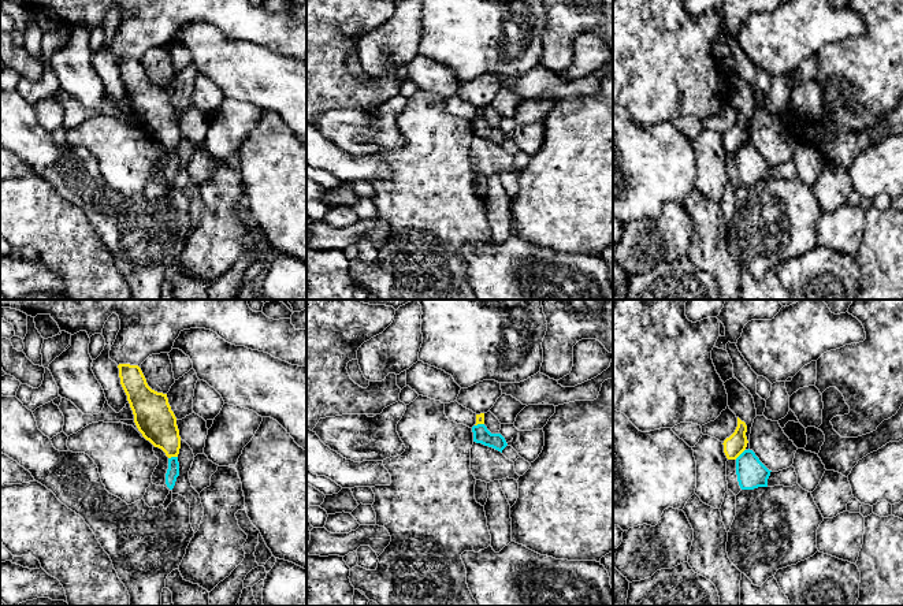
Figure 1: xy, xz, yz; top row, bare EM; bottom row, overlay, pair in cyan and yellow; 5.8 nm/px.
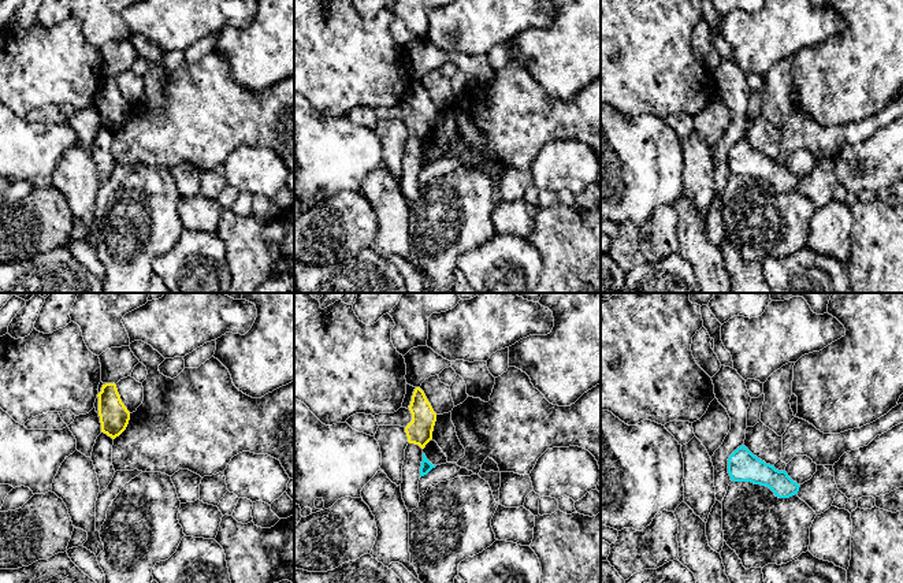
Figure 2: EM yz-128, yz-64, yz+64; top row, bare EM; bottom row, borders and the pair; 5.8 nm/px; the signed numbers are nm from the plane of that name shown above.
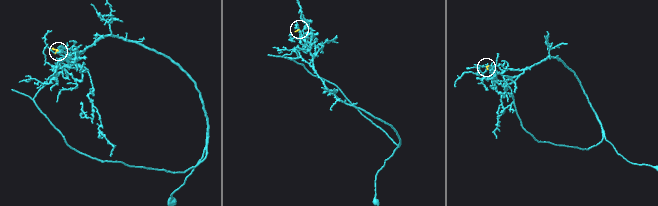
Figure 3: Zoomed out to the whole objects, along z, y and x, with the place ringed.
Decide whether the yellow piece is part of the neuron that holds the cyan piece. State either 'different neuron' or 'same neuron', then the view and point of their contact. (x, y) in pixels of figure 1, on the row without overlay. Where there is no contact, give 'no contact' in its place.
different neuron | yz (740, 148)

